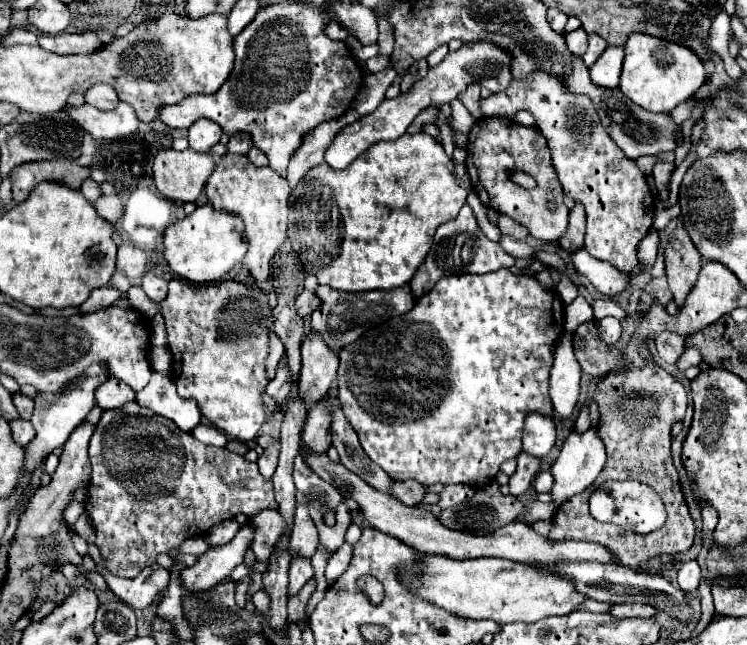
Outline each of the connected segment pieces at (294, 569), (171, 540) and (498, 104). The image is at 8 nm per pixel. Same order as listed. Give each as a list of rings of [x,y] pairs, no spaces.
[[[295,556],[289,566],[289,594],[295,594],[309,578],[313,578],[311,560],[303,556]]]
[[[127,402],[125,406],[121,406],[117,410],[105,410],[101,414],[101,420],[95,426],[95,432],[91,436],[91,466],[93,466],[93,472],[91,472],[91,482],[87,486],[89,494],[87,494],[85,510],[91,516],[91,520],[95,518],[97,546],[99,546],[99,550],[101,550],[105,562],[107,562],[107,570],[111,574],[115,574],[115,576],[121,576],[121,578],[135,578],[145,566],[151,566],[155,562],[157,554],[167,554],[169,550],[175,550],[189,536],[201,536],[201,534],[205,534],[215,522],[223,522],[223,520],[235,518],[237,514],[244,514],[247,517],[251,517],[253,514],[265,510],[265,508],[277,510],[277,502],[273,498],[273,484],[271,484],[271,480],[267,480],[267,478],[263,478],[259,474],[255,462],[249,462],[243,456],[233,454],[233,452],[229,452],[225,448],[215,448],[215,446],[201,444],[197,438],[193,438],[193,434],[183,432],[181,428],[177,428],[167,418],[161,418],[159,414],[153,414],[151,410],[145,410],[145,408],[137,406],[135,402]]]
[[[539,70],[529,80],[513,80],[507,90],[481,98],[479,104],[483,118],[513,118],[517,110],[529,110],[535,116],[539,130],[547,138],[553,166],[565,194],[581,202],[587,210],[585,248],[595,258],[621,266],[621,270],[635,270],[639,264],[637,244],[653,224],[653,194],[637,164],[625,158],[609,134],[605,134],[589,98],[569,94],[557,76]]]

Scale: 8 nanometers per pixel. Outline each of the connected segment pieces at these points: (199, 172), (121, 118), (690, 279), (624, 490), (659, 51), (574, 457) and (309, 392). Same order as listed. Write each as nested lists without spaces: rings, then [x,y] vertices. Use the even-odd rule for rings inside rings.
[[[173,148],[169,150],[161,150],[155,160],[153,160],[153,180],[155,180],[155,186],[157,190],[165,196],[165,198],[171,198],[171,200],[181,200],[181,202],[197,202],[197,198],[201,196],[209,176],[213,174],[215,170],[215,162],[213,162],[213,156],[211,154],[197,154],[193,150],[183,150],[183,152],[177,152]]]
[[[119,100],[113,110],[97,110],[89,104],[79,108],[65,108],[67,114],[87,130],[95,140],[117,140],[125,136],[135,136],[139,132],[139,118],[131,104]]]
[[[675,228],[671,232],[669,246],[665,248],[665,266],[669,290],[673,294],[675,304],[681,306],[701,272],[701,254],[693,246],[685,228]]]
[[[607,480],[591,494],[589,504],[591,504],[591,516],[595,520],[613,522],[625,530],[633,530],[635,534],[649,534],[649,532],[661,528],[667,518],[659,494],[653,488],[649,488],[641,482],[635,482],[635,480],[627,480],[627,482]]]
[[[629,34],[619,90],[637,106],[649,112],[671,112],[677,104],[689,100],[707,78],[703,62],[689,48],[649,34]]]
[[[571,428],[569,434],[567,434],[567,438],[565,438],[565,442],[563,442],[563,448],[559,452],[559,458],[551,466],[551,474],[555,478],[555,484],[553,484],[551,494],[553,494],[555,504],[561,504],[561,502],[569,500],[573,494],[583,492],[599,476],[599,472],[603,470],[605,462],[607,462],[607,452],[605,452],[603,440],[597,434],[597,428],[589,428],[583,434],[575,432]]]
[[[307,334],[305,342],[301,344],[301,372],[299,372],[299,398],[303,400],[305,408],[309,410],[319,398],[323,398],[331,384],[337,378],[339,358],[331,352],[321,338],[313,338]]]

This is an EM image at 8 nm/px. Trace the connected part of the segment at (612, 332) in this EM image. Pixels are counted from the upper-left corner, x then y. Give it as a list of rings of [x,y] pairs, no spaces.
[[[611,316],[603,318],[599,322],[599,336],[601,336],[603,342],[607,342],[607,344],[613,346],[619,340],[619,336],[621,336],[621,324],[619,324],[619,320],[611,318]]]

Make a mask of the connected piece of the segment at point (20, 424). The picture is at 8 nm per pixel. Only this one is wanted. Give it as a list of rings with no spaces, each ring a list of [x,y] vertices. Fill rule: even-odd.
[[[23,418],[13,420],[11,422],[11,430],[13,430],[15,442],[21,442],[23,446],[27,446],[35,438],[35,430],[33,430],[33,426],[31,426],[29,420],[23,420]]]

